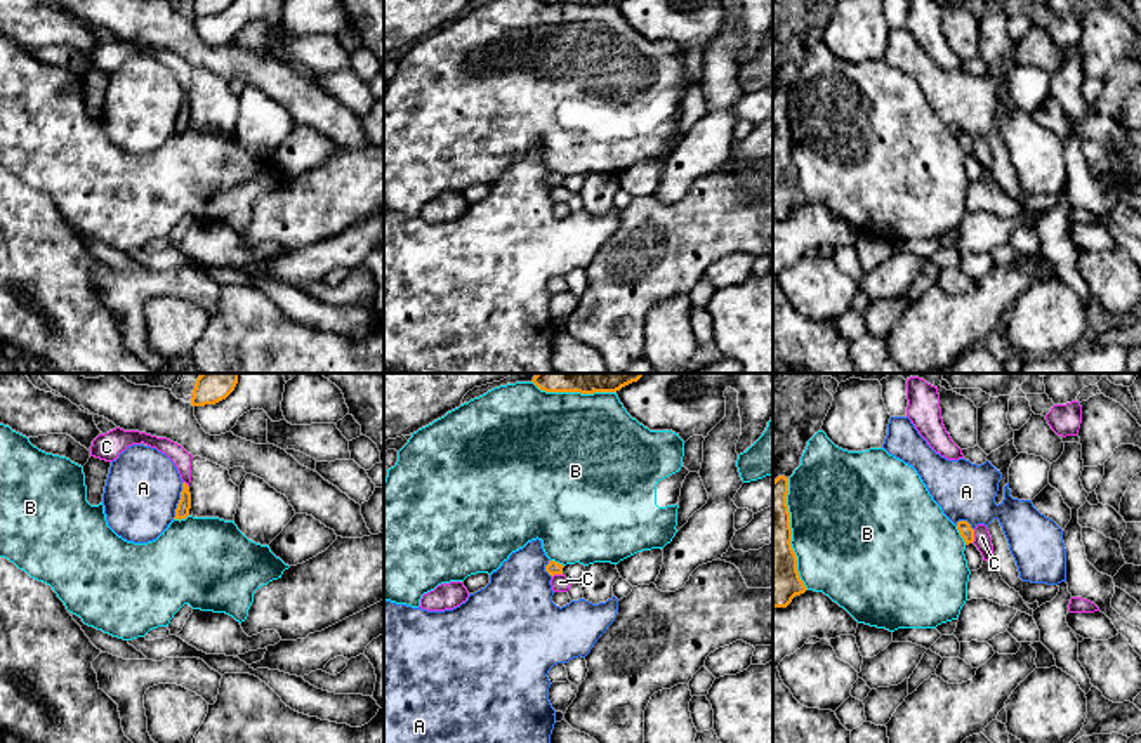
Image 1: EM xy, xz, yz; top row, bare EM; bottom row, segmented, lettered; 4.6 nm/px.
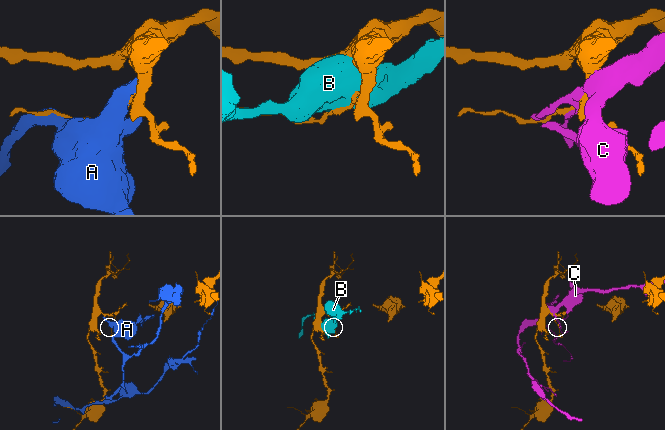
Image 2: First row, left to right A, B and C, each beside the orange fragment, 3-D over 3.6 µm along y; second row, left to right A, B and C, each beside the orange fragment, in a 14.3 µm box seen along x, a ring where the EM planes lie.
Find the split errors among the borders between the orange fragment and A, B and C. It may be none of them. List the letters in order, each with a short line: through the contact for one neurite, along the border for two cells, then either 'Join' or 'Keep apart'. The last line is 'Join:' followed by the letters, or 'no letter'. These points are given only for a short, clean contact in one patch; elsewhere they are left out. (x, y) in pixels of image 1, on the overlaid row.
A: Join
B: Keep apart
C: Keep apart
Join: A

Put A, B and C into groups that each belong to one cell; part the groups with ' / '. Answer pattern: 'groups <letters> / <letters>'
groups A / B / C

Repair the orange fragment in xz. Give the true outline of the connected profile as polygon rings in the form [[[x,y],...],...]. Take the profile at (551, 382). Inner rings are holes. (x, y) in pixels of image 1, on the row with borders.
[[[537,373],[533,384],[545,392],[617,392],[646,373]]]

